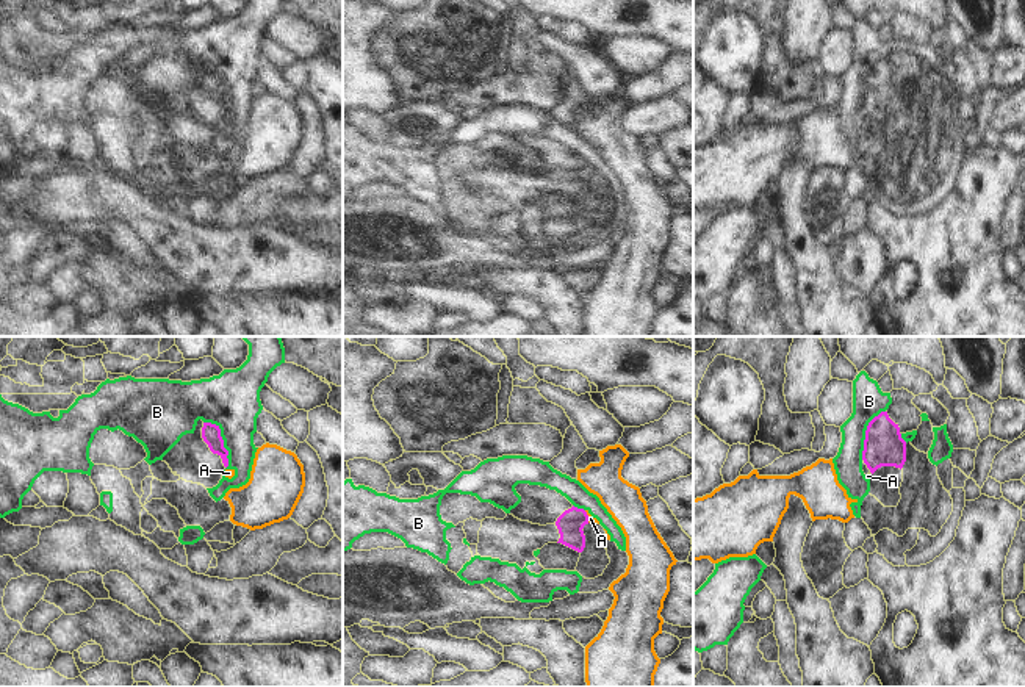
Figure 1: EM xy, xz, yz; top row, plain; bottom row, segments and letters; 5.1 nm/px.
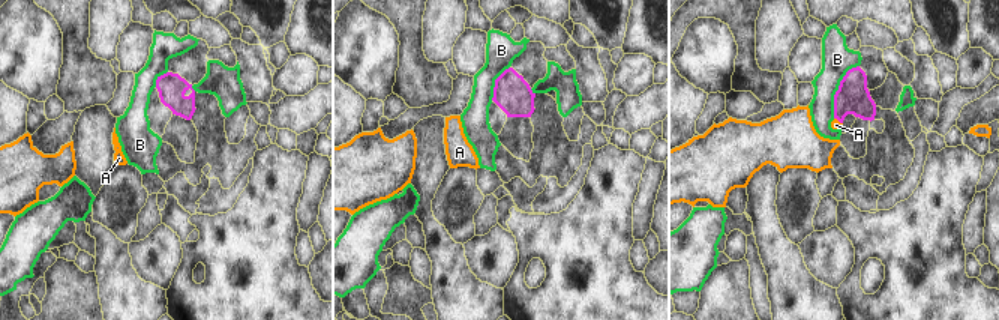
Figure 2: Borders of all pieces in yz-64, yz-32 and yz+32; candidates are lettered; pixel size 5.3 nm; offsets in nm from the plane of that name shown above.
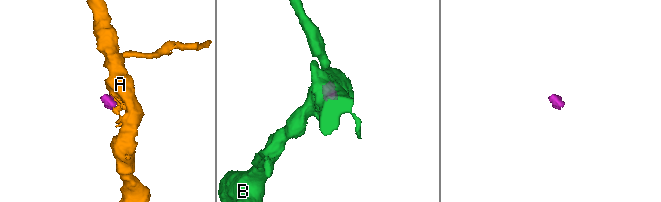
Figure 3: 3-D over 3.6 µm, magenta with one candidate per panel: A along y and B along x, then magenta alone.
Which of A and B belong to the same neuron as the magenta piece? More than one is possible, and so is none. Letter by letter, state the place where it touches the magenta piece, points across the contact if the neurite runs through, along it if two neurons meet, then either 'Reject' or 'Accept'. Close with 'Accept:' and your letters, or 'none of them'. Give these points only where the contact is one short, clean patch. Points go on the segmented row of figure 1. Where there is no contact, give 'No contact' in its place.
A: Touches magenta at xz (587, 517). Boundary: xz (584, 510), (589, 521). Reject
B: Touches magenta at xy (222, 442). Accept
Accept: B

